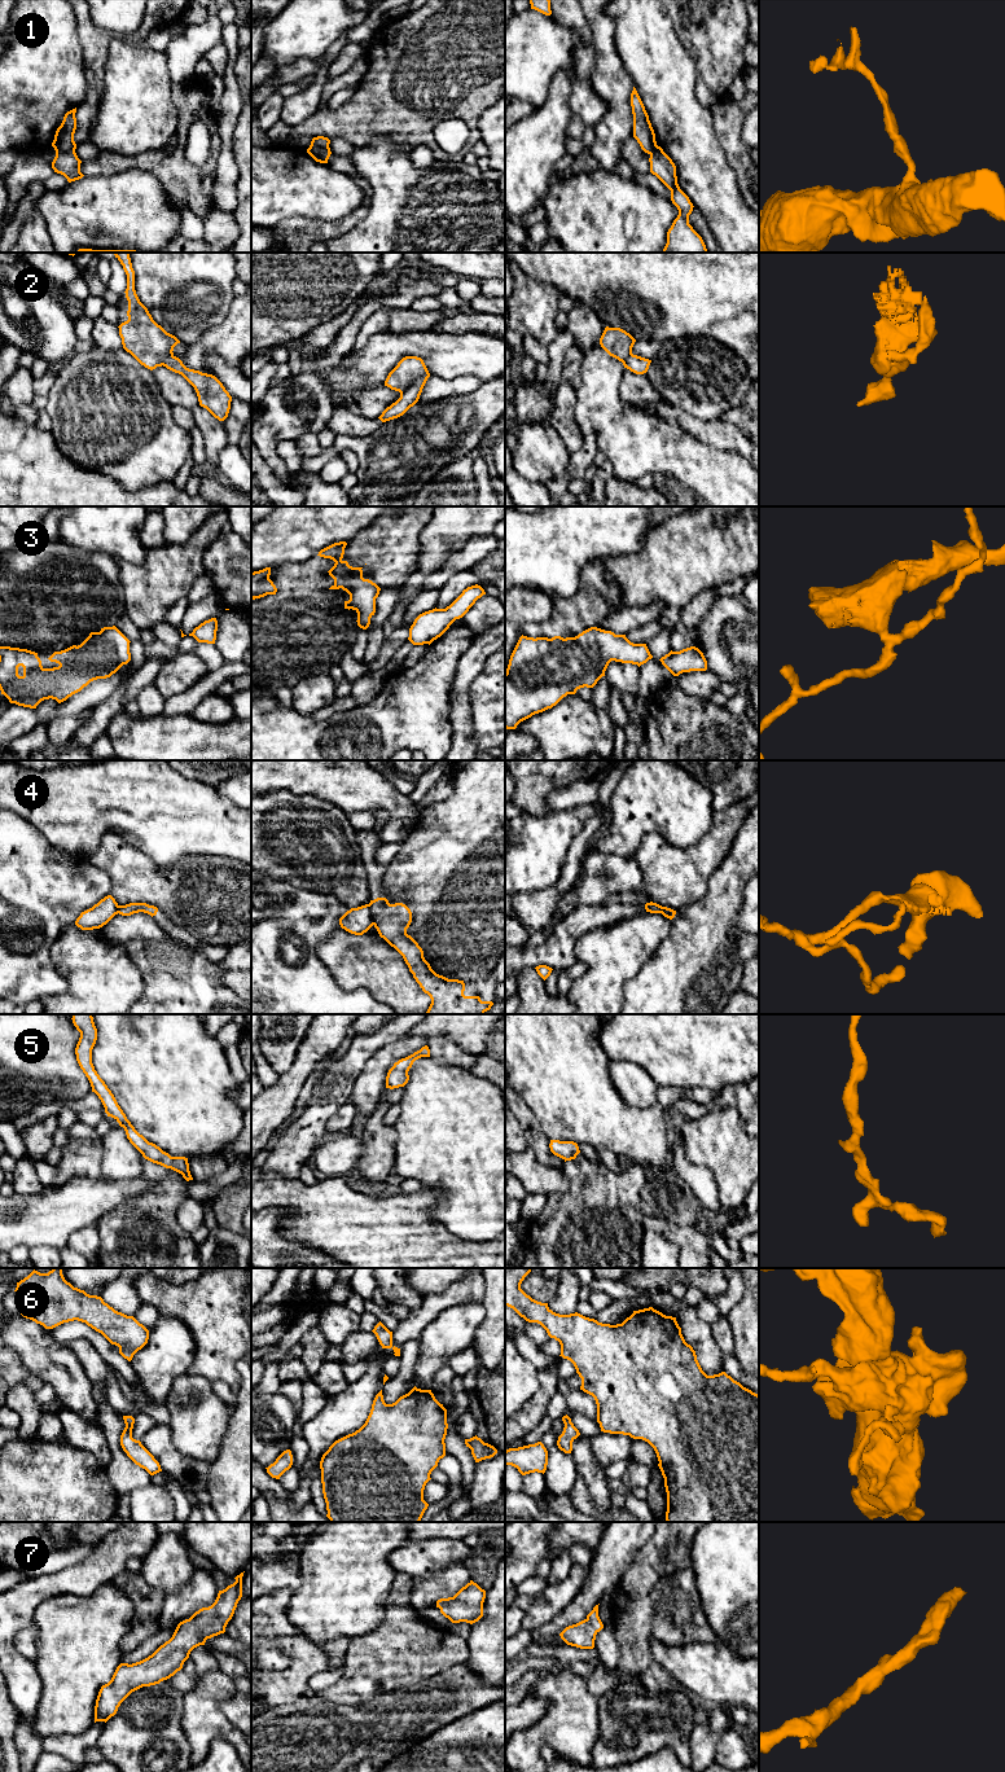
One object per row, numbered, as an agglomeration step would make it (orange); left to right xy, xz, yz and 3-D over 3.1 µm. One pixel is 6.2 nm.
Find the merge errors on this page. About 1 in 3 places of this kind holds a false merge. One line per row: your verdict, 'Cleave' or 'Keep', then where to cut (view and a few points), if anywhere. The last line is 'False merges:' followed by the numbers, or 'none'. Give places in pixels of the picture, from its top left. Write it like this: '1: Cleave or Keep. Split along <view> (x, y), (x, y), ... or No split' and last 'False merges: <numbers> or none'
1: Cleave. Split along xy (56, 150), (74, 152)
2: Cleave. Split along xz (428, 372), (421, 374), (400, 394)
3: Keep. No split
4: Cleave. Split along xz (368, 904), (373, 924)
5: Keep. No split
6: Keep. No split
7: Keep. No split
False merges: 1, 2, 4

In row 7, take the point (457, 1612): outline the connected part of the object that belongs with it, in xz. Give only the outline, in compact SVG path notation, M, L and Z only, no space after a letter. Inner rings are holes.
M470 1580L453 1597L440 1598L436 1607L452 1623L475 1623L483 1617L486 1591Z

